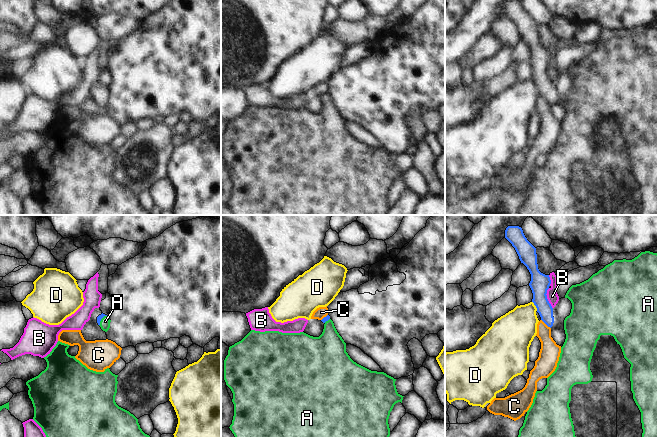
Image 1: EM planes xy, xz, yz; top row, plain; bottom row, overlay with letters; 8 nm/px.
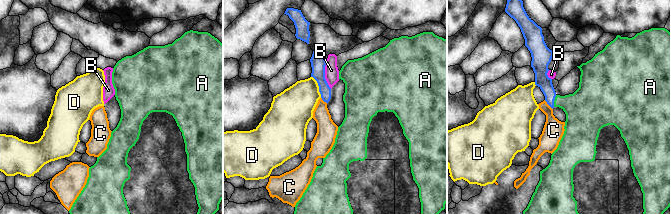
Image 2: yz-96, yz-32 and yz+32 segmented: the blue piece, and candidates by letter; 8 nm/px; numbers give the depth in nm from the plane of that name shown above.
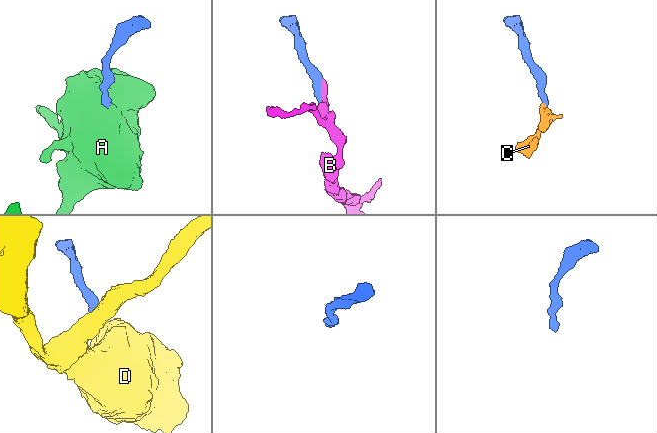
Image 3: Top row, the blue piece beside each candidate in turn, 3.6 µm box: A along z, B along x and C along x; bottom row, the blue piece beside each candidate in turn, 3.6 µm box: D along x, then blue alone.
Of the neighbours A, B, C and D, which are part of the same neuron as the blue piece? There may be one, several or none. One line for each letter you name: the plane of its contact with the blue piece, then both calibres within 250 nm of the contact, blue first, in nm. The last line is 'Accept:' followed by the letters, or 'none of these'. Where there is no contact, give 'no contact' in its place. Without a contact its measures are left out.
A: xy | 40/80 nm
Accept: A

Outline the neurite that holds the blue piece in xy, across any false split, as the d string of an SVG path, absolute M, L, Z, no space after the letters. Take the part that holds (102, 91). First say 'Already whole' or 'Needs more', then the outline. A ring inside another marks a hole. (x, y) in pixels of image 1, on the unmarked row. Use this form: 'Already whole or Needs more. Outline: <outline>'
Needs more. Outline: M103 89L97 93L98 101L105 108L107 108L109 106L110 98L111 98L111 96L109 95L109 93Z

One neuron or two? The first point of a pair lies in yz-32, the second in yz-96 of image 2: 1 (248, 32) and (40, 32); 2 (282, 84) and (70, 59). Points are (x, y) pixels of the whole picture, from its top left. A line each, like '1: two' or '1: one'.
1: two
2: one

